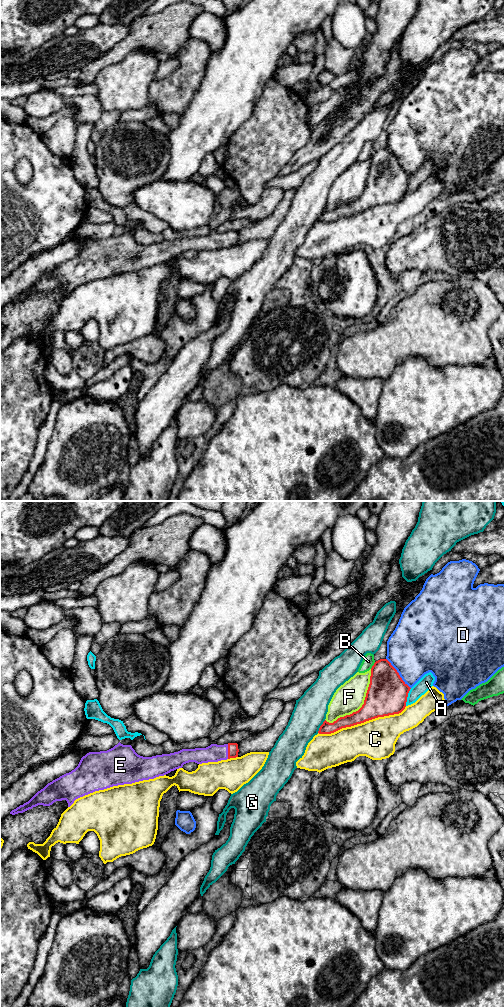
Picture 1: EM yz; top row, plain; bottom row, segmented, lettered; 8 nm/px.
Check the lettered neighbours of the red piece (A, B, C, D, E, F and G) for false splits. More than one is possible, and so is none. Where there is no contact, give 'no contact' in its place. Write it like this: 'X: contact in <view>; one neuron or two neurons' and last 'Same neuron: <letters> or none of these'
A: contact in yz; two neurons
B: contact in yz; two neurons
C: contact in yz; two neurons
D: contact in yz; two neurons
E: contact in yz; one neuron
F: contact in yz; two neurons
G: contact in yz; two neurons
Same neuron: E

